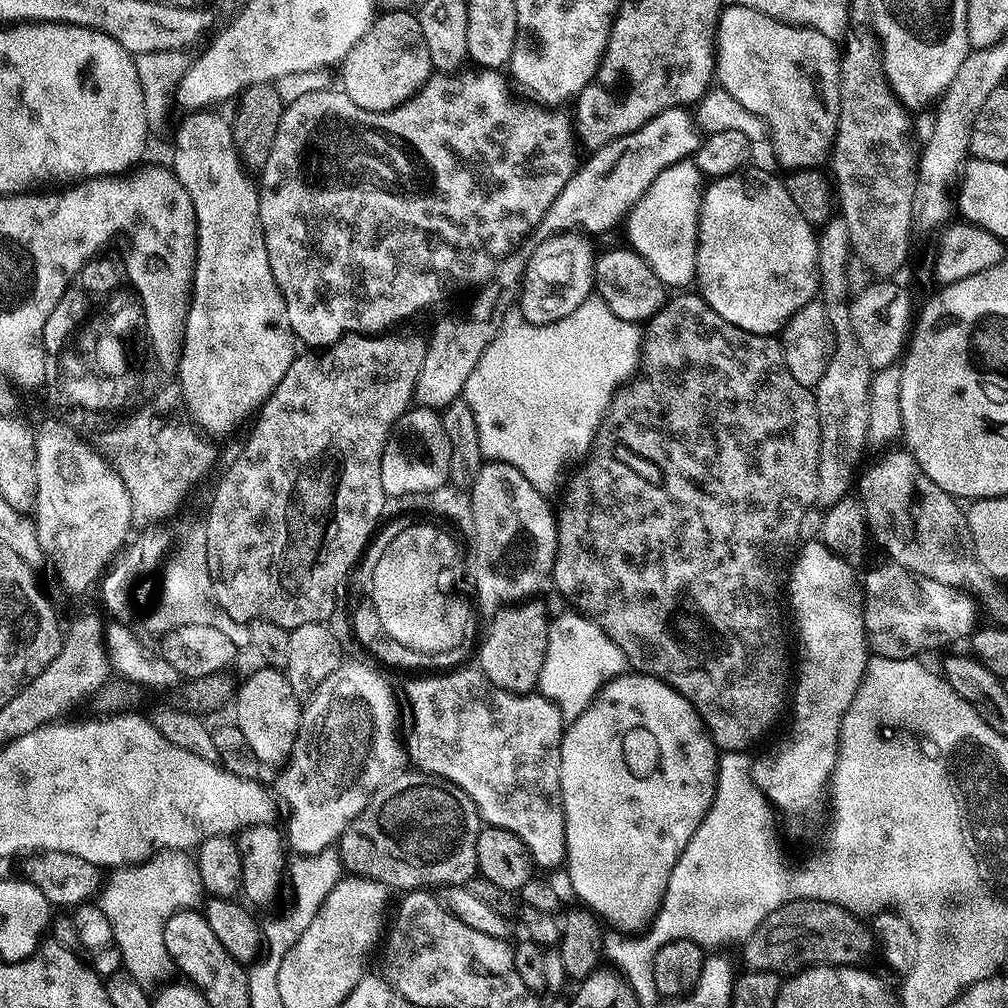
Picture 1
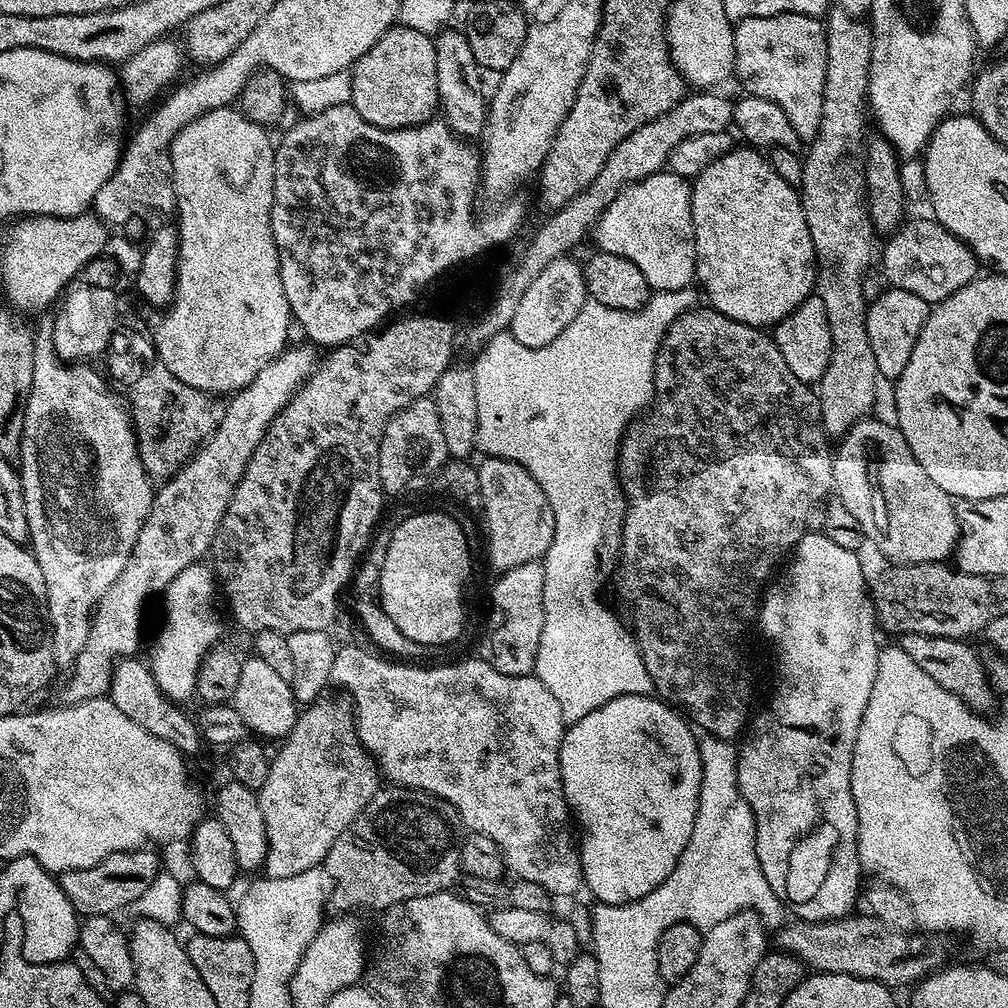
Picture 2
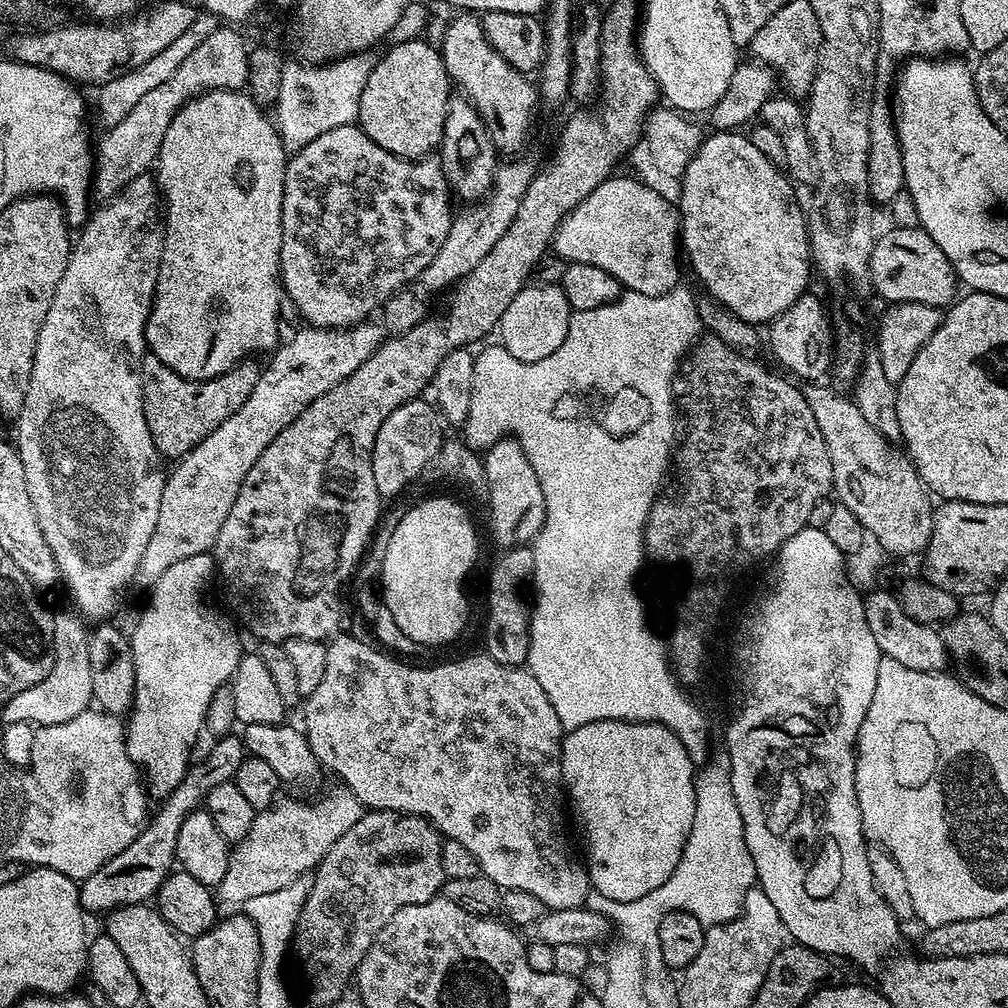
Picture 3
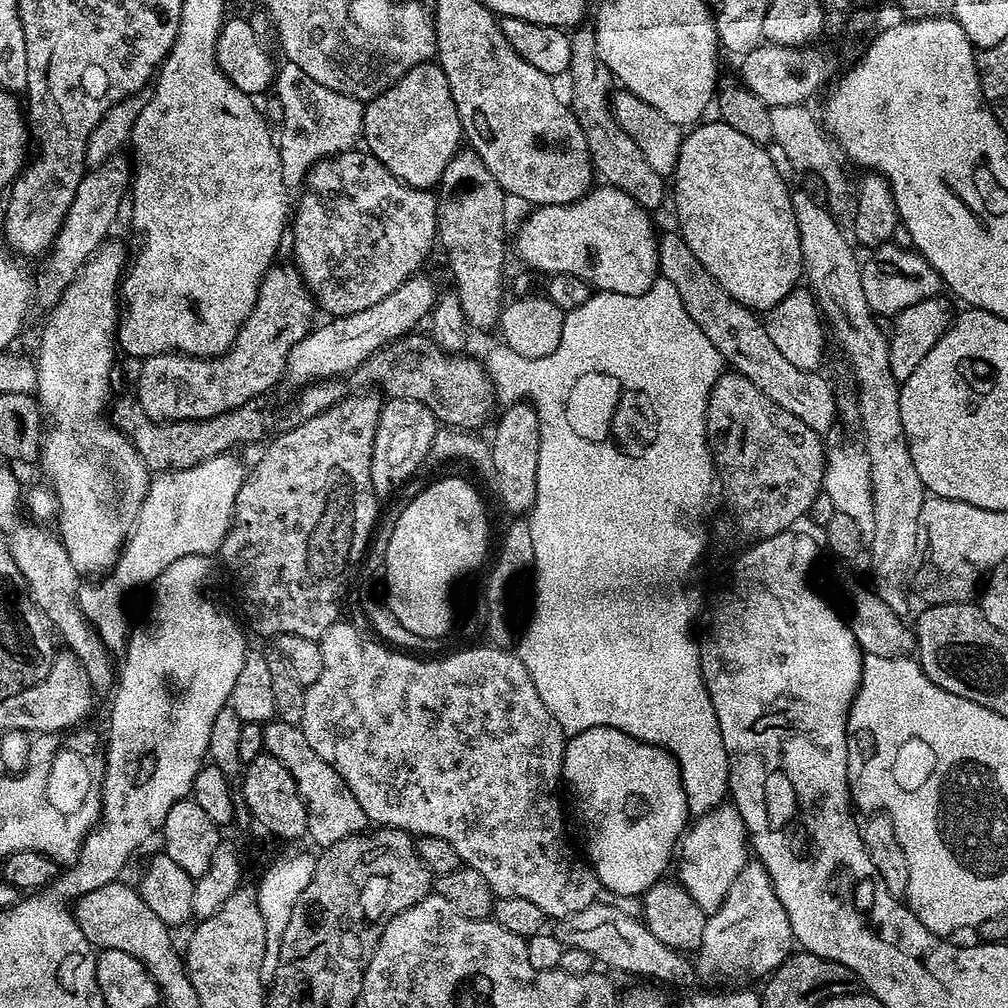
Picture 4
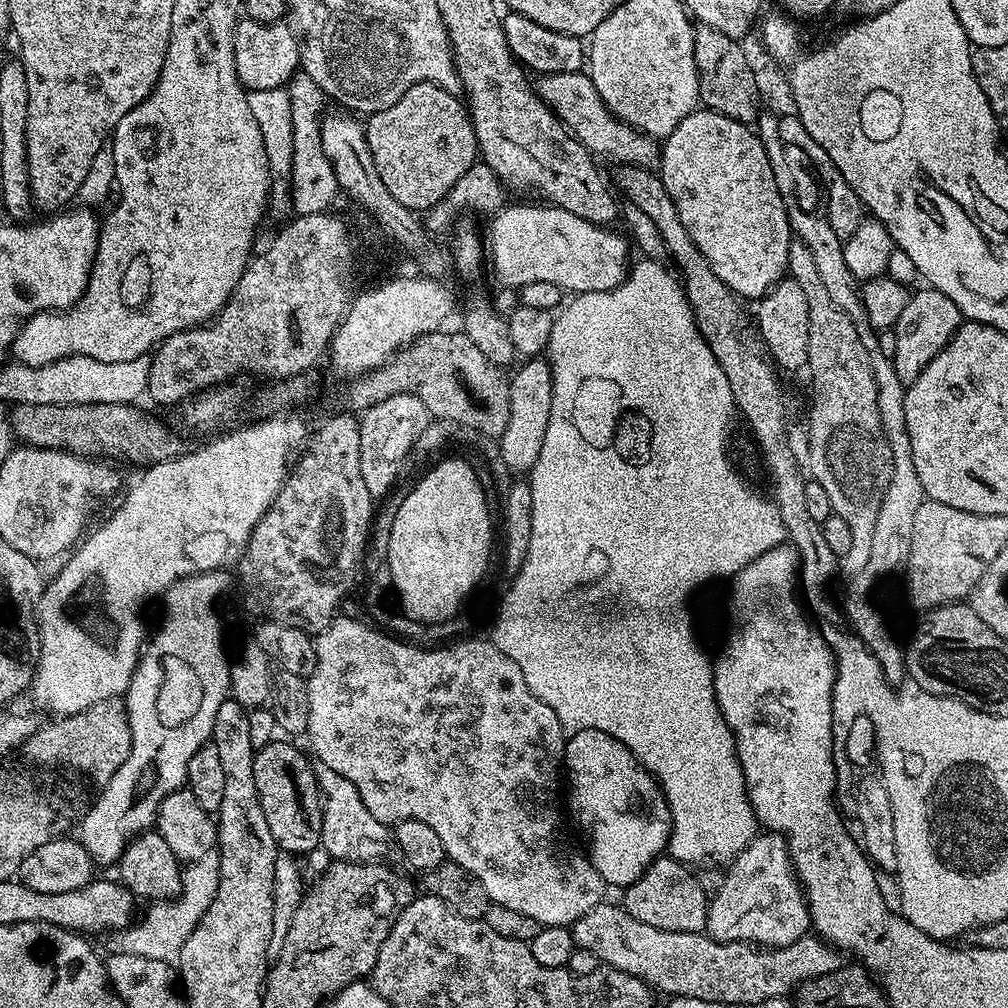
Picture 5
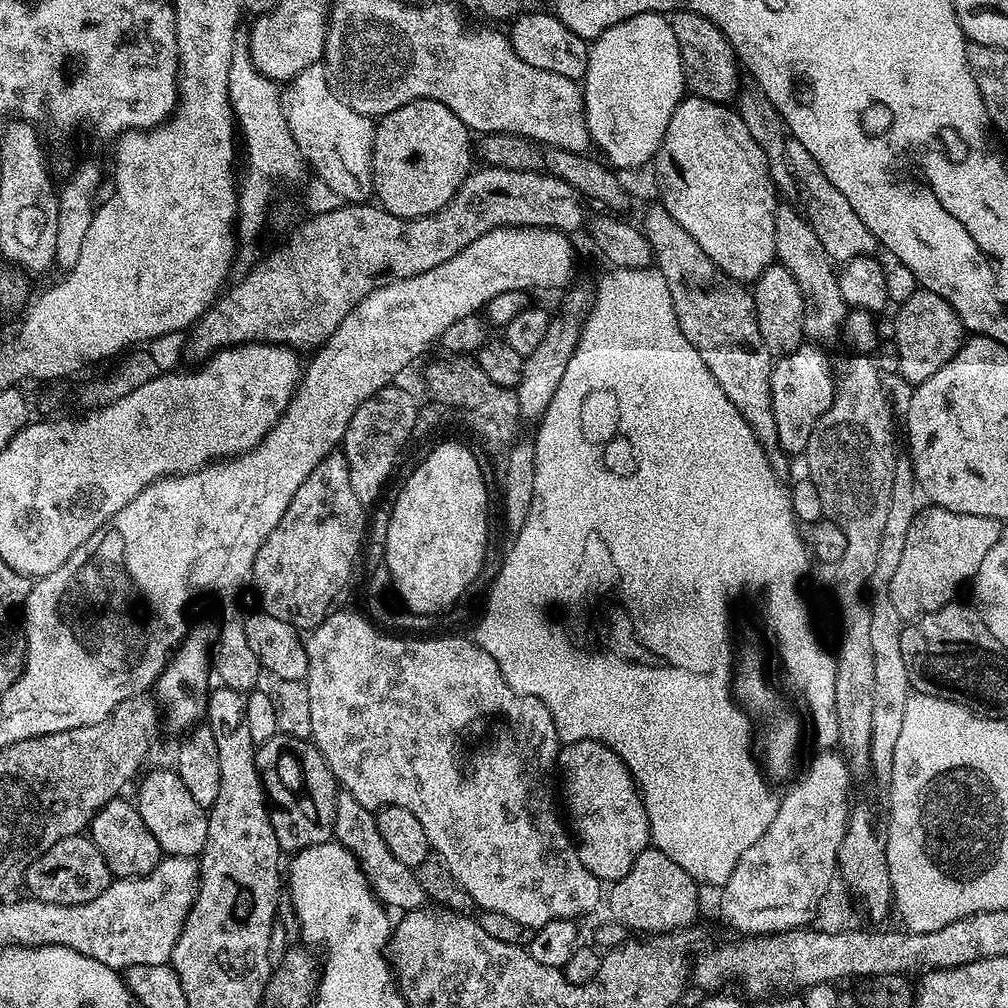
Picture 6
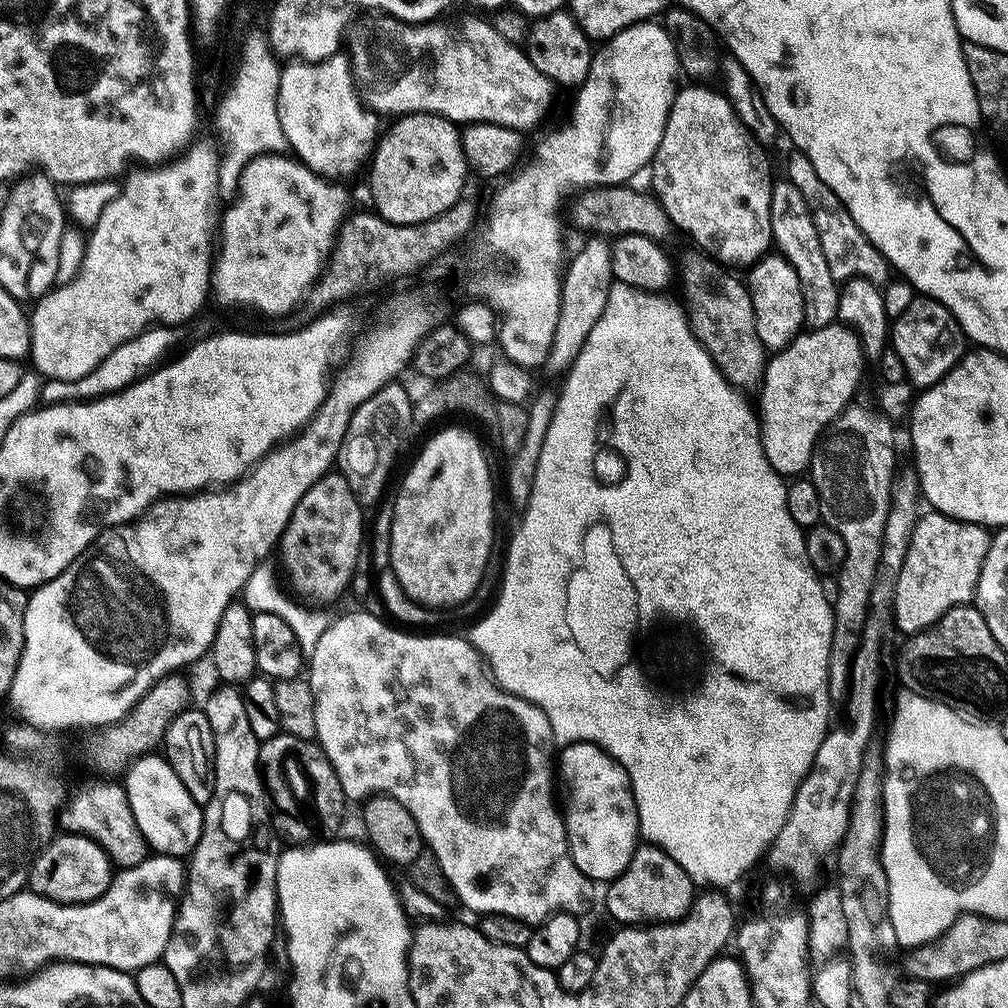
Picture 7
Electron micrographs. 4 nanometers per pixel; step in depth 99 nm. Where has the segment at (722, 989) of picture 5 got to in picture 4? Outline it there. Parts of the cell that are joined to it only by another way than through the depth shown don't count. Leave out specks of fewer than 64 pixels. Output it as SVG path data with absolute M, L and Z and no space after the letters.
M615 903L591 904L586 906L586 910L578 910L578 914L564 916L555 921L554 935L565 948L586 950L586 954L590 954L597 965L605 964L600 965L605 969L617 968L632 976L649 976L664 984L680 984L694 973L693 961L685 953L666 946L666 942L658 942L643 919L622 911Z

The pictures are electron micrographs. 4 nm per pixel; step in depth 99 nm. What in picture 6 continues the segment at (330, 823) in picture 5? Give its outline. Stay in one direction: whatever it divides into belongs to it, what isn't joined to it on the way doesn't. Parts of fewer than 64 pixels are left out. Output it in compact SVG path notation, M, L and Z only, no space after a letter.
M341 791L336 800L336 822L333 828L335 841L354 853L360 862L360 868L377 895L380 903L398 909L398 912L412 911L427 903L427 896L419 885L415 869L402 864L387 849L386 842L378 834L375 813L358 802L351 794Z

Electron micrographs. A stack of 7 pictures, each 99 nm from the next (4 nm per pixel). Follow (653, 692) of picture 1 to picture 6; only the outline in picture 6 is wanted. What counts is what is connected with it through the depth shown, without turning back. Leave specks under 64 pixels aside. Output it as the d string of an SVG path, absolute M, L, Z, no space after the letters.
M579 740L561 747L558 772L561 777L568 776L564 780L562 800L563 803L564 800L568 803L566 816L570 821L571 831L574 833L575 843L578 845L582 866L586 866L586 870L590 870L590 874L594 874L602 882L615 882L626 874L630 874L630 866L634 866L638 854L642 854L642 850L649 847L652 835L644 799L640 797L636 779L628 773L628 767L622 762L622 758L602 742Z

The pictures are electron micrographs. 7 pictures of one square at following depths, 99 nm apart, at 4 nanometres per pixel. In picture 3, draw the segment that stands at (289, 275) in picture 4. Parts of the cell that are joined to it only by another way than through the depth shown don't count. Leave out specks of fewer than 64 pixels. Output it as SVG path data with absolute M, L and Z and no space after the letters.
M145 355L144 365L139 365L140 385L144 399L146 426L150 430L150 438L154 438L154 446L161 457L179 461L191 448L197 448L207 436L214 434L234 410L250 398L254 386L262 371L255 359L249 358L235 364L226 374L215 376L209 380L188 380L182 374L170 370L157 356Z

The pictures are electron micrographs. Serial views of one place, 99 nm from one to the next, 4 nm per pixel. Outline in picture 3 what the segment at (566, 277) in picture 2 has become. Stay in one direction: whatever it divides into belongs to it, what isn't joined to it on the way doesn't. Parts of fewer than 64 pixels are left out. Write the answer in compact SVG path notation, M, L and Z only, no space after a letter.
M559 283L540 284L537 288L526 286L506 306L506 314L502 314L498 325L498 337L504 343L503 351L509 356L519 356L522 362L538 362L542 358L550 358L568 333L568 327L572 321L572 308Z

